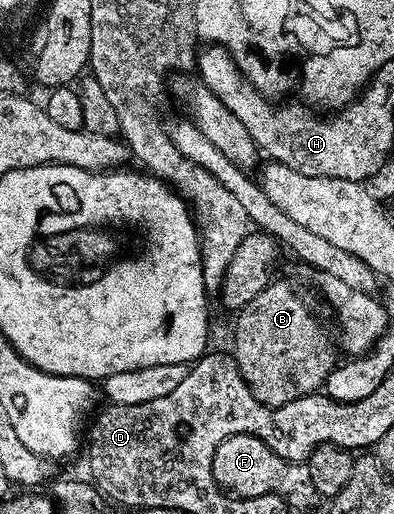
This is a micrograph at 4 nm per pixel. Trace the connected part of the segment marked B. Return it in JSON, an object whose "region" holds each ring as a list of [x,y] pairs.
{"region":[[[269,283],[250,305],[240,308],[230,354],[236,359],[250,393],[268,407],[286,405],[304,395],[317,394],[337,366],[334,339],[324,332],[316,315],[288,283]]]}

